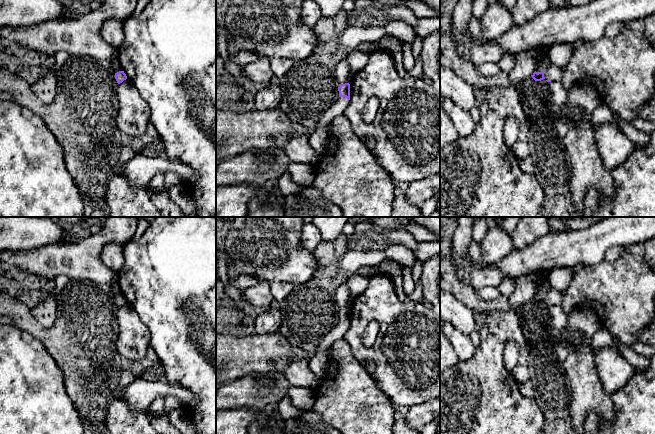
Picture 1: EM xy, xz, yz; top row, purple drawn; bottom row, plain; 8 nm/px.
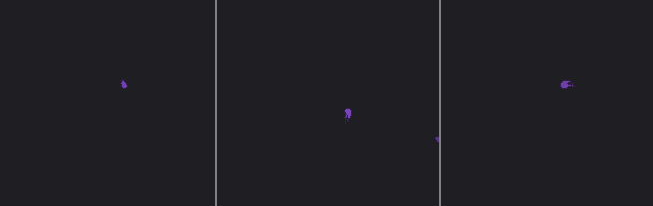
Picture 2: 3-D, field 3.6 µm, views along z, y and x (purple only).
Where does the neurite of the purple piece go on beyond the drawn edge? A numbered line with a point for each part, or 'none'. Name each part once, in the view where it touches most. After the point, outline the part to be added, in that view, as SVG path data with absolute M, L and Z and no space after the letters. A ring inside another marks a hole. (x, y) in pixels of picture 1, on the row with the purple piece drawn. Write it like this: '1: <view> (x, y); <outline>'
1: yz (552, 73); M550 64L545 70L544 70L544 77L546 80L549 81L562 81L562 75L563 75L563 69L559 68L558 66L554 64Z

